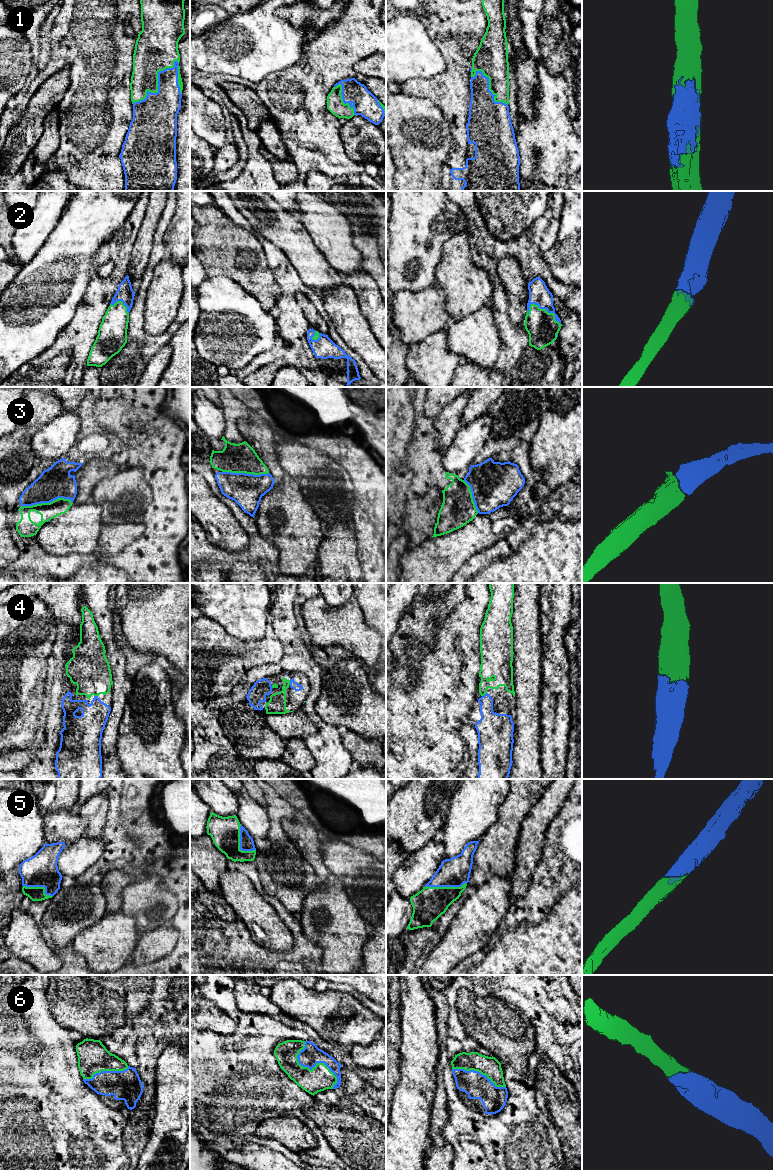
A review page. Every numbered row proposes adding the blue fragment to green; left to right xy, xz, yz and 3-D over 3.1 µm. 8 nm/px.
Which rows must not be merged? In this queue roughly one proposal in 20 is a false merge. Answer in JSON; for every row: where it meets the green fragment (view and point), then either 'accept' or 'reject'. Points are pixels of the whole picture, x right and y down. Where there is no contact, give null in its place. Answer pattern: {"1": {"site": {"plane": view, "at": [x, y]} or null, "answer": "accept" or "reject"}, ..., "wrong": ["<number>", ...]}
{"1": {"site": {"plane": "xy", "at": [157, 84]}, "answer": "accept"}, "2": {"site": {"plane": "yz", "at": [546, 311]}, "answer": "accept"}, "3": {"site": {"plane": "xy", "at": [46, 503]}, "answer": "accept"}, "4": {"site": {"plane": "xz", "at": [289, 682]}, "answer": "accept"}, "5": {"site": {"plane": "yz", "at": [445, 887]}, "answer": "accept"}, "6": {"site": {"plane": "xz", "at": [313, 1067]}, "answer": "accept"}, "wrong": []}

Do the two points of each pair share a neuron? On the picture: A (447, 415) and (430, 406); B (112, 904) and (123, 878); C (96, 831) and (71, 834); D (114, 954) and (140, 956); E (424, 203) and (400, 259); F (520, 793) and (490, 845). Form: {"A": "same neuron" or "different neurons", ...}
{"A": "different neurons", "B": "same neuron", "C": "different neurons", "D": "different neurons", "E": "same neuron", "F": "same neuron"}

